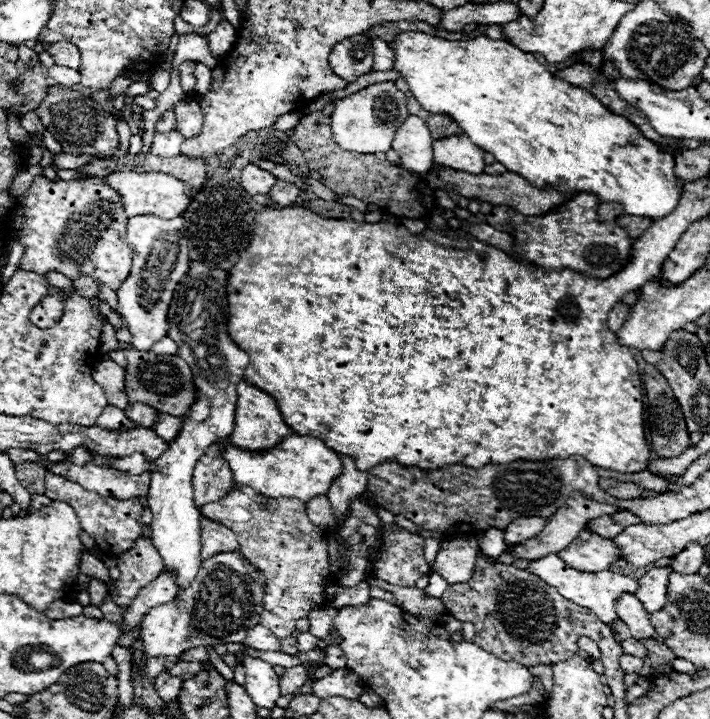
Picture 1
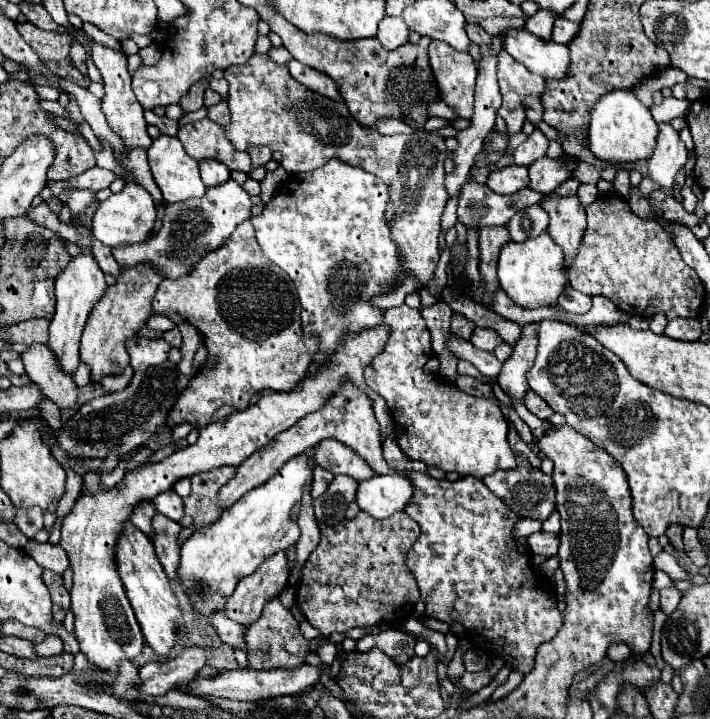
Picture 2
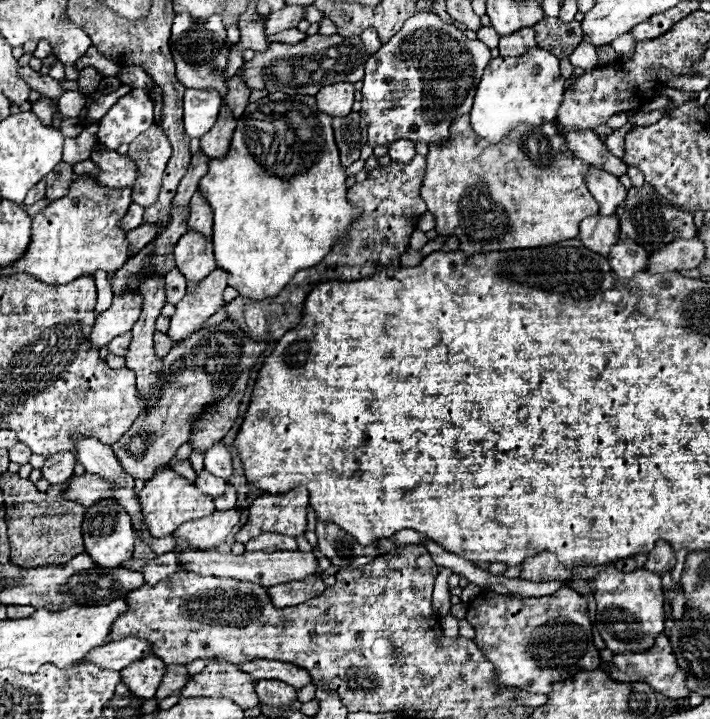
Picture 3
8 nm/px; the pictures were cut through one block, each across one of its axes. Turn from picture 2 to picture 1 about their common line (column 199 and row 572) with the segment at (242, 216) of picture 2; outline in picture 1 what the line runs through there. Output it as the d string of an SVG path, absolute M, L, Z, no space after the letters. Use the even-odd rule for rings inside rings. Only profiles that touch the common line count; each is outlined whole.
M222 552L204 560L190 588L180 592L180 606L174 602L160 604L144 616L138 636L144 648L144 660L180 656L184 650L196 646L244 644L246 632L258 624L260 610L264 610L264 586L264 574L240 552Z

